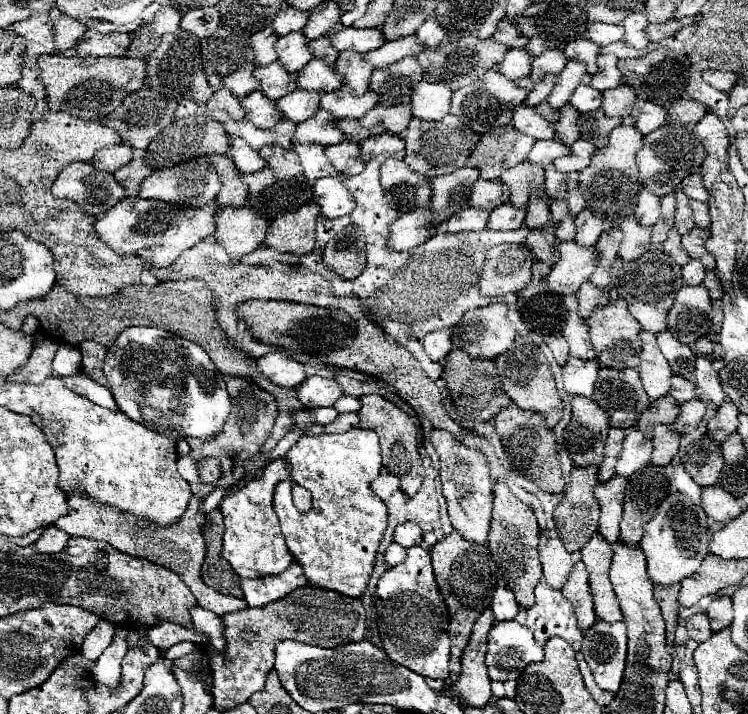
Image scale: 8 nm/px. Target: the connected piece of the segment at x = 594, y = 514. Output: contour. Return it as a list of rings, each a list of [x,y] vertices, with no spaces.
[[[588,465],[588,467],[574,467],[570,473],[570,481],[564,487],[564,499],[556,505],[554,509],[554,519],[556,527],[560,529],[560,537],[564,541],[564,547],[574,553],[580,551],[586,541],[592,539],[592,535],[598,529],[598,517],[600,517],[600,505],[594,495],[594,487],[598,483],[598,467]]]

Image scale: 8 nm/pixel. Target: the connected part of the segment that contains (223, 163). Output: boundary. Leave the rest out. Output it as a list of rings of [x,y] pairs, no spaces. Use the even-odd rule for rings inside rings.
[[[212,155],[212,163],[216,165],[216,171],[220,173],[222,179],[222,191],[218,195],[218,205],[220,207],[230,207],[230,205],[244,205],[246,203],[246,185],[240,181],[240,171],[236,169],[234,161],[228,155]]]

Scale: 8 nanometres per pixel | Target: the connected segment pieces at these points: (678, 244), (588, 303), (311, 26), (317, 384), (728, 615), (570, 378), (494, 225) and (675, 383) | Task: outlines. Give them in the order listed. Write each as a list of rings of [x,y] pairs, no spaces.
[[[672,229],[672,231],[668,233],[668,239],[664,241],[664,251],[666,251],[668,255],[672,255],[678,265],[686,265],[686,263],[690,261],[688,251],[682,247],[682,235],[680,235],[676,229]]]
[[[586,281],[576,295],[578,295],[578,303],[580,303],[580,317],[584,317],[584,319],[588,319],[598,305],[606,305],[610,301],[608,289],[596,287],[592,281]]]
[[[324,1],[324,3],[320,3],[316,9],[310,11],[310,21],[308,21],[308,25],[302,29],[304,35],[306,35],[308,39],[316,39],[316,37],[328,33],[328,31],[338,23],[340,13],[342,13],[342,9],[338,7],[338,3],[334,3],[334,1]]]
[[[314,375],[314,377],[308,377],[298,387],[298,397],[304,403],[304,407],[308,407],[308,409],[332,407],[340,395],[342,395],[340,383],[330,377]]]
[[[716,597],[708,611],[706,611],[708,619],[710,619],[710,627],[712,631],[720,631],[724,627],[730,627],[732,623],[732,599],[730,597]]]
[[[570,357],[568,363],[562,367],[562,377],[564,377],[564,387],[570,395],[584,395],[590,397],[596,387],[596,377],[598,377],[600,365],[596,361],[584,361]]]
[[[504,203],[490,211],[488,229],[502,231],[502,229],[520,229],[526,219],[526,209],[516,209],[510,203]]]
[[[674,375],[672,377],[672,387],[670,387],[670,395],[676,397],[676,403],[684,403],[684,401],[690,401],[696,397],[696,385],[690,383],[688,379],[684,377],[678,377]]]

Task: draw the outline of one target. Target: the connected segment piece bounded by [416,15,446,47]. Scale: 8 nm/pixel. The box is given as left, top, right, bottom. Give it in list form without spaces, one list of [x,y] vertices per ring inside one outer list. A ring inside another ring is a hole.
[[[432,15],[432,17],[416,31],[416,35],[420,37],[420,41],[422,41],[426,47],[434,47],[434,45],[438,45],[438,43],[442,41],[442,37],[446,35],[446,31],[444,31],[442,25],[438,23],[438,19]]]

